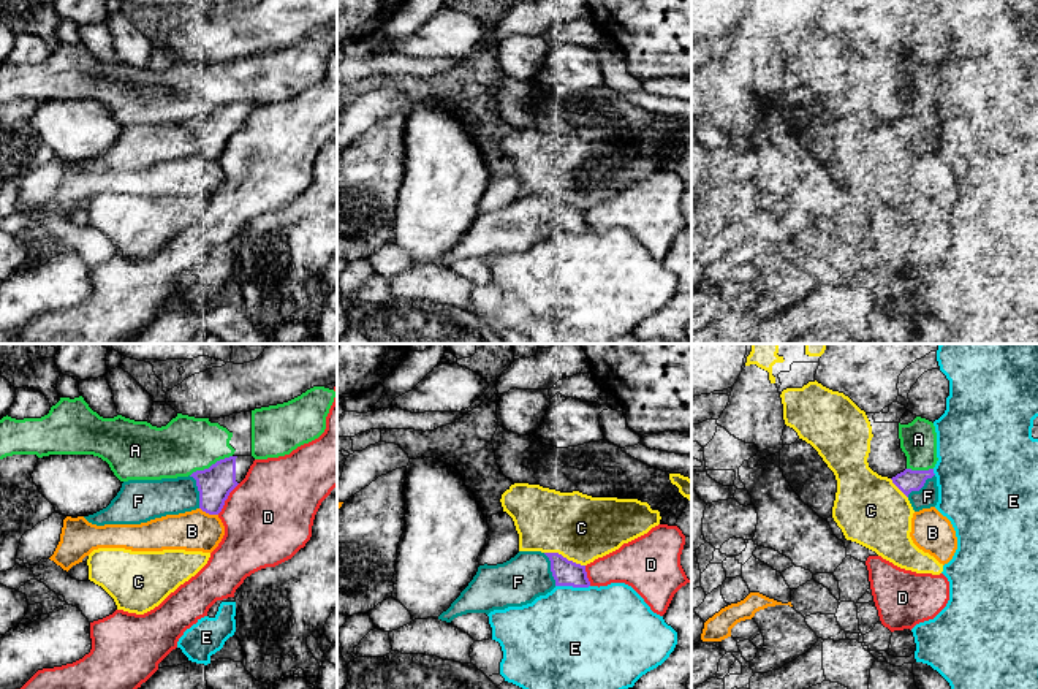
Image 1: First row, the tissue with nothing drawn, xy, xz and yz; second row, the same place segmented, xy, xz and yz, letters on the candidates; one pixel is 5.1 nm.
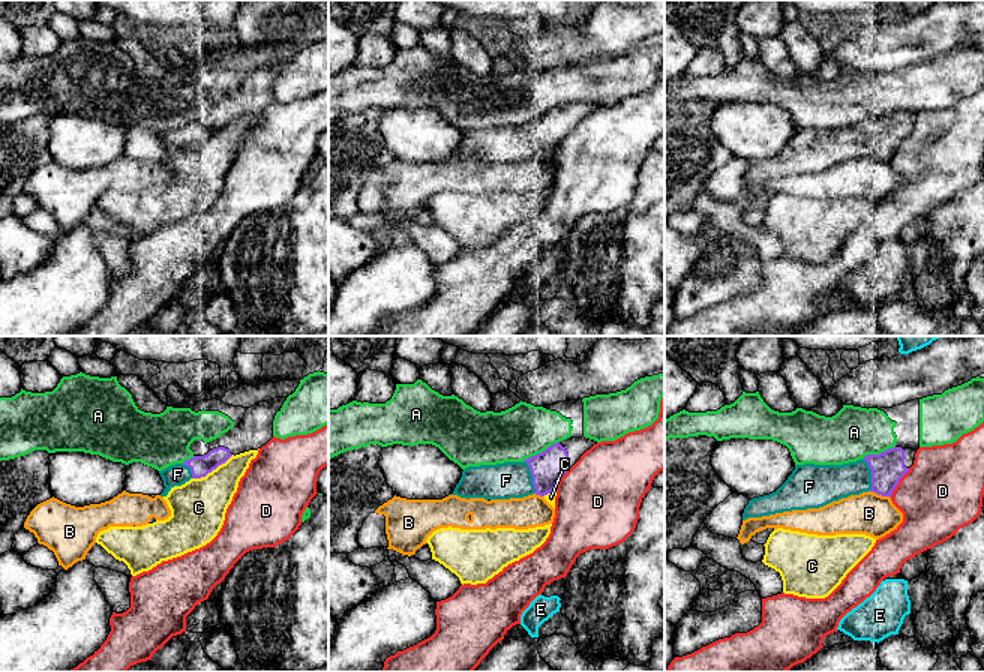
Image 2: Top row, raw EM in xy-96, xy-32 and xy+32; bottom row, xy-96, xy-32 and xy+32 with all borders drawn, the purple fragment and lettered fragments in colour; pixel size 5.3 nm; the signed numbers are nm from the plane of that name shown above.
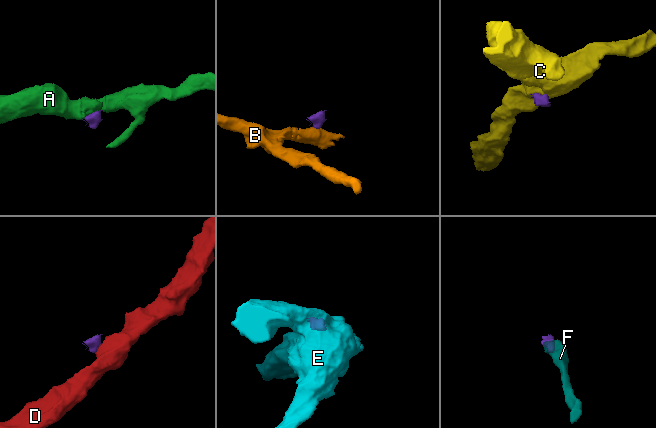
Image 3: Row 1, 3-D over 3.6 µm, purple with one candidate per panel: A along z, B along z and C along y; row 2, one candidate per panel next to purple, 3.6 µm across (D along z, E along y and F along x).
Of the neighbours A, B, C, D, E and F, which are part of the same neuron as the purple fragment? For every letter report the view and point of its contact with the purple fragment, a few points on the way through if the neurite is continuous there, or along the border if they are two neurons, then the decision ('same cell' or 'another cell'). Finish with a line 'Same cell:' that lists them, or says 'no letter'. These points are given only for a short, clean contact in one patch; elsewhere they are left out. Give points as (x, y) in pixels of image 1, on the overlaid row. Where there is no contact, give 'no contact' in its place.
A: xy (212, 464) | another cell
B: xy (209, 513) | another cell
C: xz (565, 558) | another cell
D: xy (227, 498) | another cell
E: xz (573, 586) | another cell
F: xy (198, 490) | same cell
Same cell: F

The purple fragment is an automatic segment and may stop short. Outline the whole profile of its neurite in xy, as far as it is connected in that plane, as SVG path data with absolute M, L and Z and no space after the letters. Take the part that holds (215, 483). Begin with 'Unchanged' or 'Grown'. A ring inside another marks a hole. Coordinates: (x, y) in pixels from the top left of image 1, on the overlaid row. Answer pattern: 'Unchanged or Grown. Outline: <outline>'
Grown. Outline: M229 456L188 477L123 482L106 508L84 518L92 524L104 526L141 524L196 508L218 515L253 461L253 456Z

